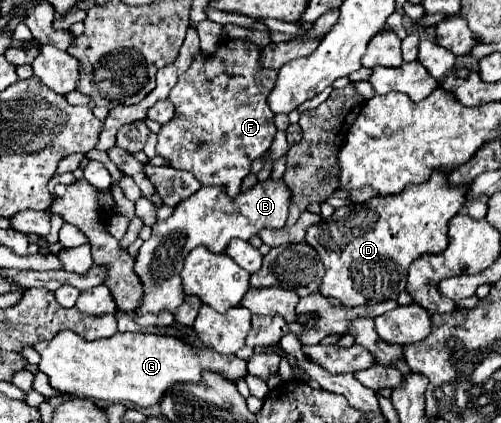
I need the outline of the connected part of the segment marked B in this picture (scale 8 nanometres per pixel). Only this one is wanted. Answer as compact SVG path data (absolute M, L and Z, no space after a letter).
M268 179L264 183L256 183L250 191L240 193L236 199L230 199L220 187L202 187L200 191L196 191L196 195L184 199L184 203L178 203L174 207L174 213L166 221L160 221L152 227L152 237L144 241L138 251L134 271L142 281L144 295L134 315L158 315L164 309L178 309L184 301L184 289L180 283L182 263L194 247L204 245L212 253L224 253L230 239L234 237L248 241L264 227L282 229L288 219L288 205L290 193L282 179Z

